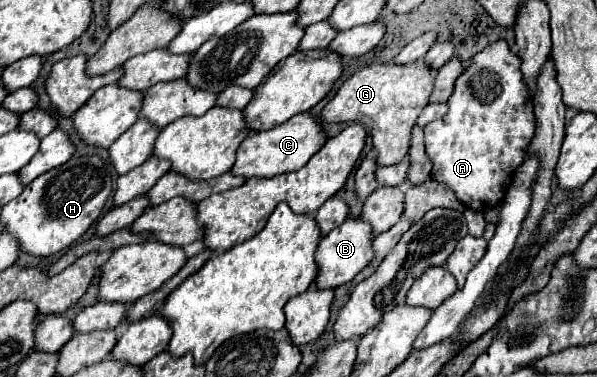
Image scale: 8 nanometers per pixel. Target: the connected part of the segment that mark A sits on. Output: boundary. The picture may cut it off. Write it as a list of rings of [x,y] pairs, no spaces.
[[[499,39],[487,45],[469,65],[463,65],[465,69],[447,101],[449,111],[423,129],[425,151],[433,163],[431,177],[445,183],[467,209],[485,213],[503,201],[511,171],[525,159],[537,121],[521,73],[521,59],[511,53],[507,41]]]

